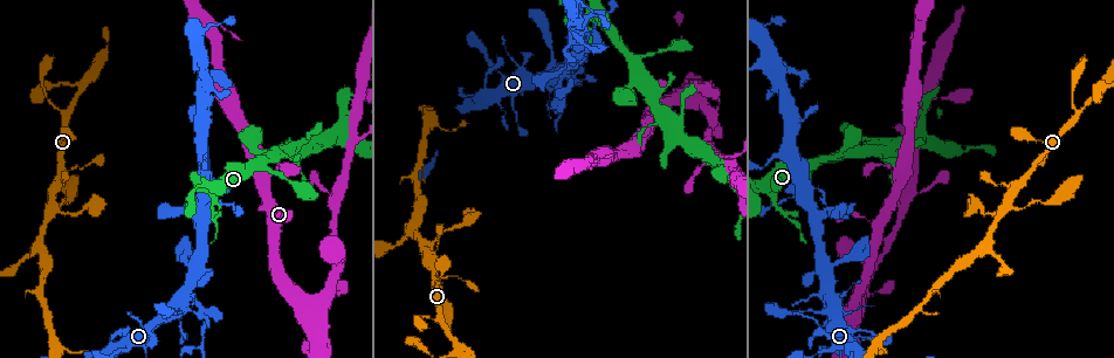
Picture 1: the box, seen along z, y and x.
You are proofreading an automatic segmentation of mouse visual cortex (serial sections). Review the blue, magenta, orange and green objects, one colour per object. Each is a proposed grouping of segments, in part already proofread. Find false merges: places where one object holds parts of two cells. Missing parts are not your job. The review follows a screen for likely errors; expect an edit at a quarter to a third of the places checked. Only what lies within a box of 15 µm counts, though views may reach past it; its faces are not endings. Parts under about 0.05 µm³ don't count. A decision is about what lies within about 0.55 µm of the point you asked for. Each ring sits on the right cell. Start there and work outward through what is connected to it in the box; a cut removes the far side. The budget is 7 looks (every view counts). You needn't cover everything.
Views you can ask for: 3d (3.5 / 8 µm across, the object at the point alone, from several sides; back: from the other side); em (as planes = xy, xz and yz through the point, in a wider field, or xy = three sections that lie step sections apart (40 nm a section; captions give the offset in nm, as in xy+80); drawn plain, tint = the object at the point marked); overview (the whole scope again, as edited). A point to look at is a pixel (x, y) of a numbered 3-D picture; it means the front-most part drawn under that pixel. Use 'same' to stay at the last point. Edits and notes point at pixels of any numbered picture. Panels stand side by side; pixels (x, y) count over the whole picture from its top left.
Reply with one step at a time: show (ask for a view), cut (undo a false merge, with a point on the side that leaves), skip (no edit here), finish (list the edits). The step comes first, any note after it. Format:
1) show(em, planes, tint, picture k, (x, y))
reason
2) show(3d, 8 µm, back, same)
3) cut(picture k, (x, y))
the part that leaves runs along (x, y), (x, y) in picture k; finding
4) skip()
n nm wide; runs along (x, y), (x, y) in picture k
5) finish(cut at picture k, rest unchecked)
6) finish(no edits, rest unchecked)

show(3d, 3.5 µm, picture 1, (579, 80))
abrupt turn

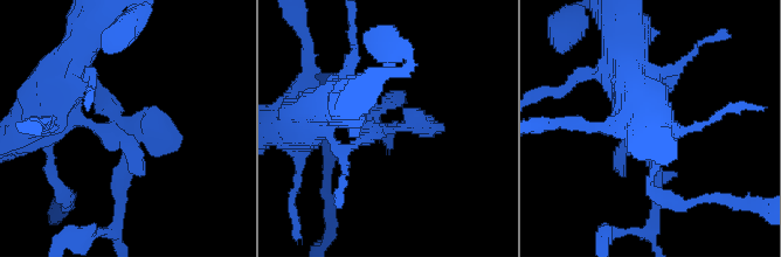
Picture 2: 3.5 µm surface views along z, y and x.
show(em, xy, step 1, plain, picture 2, (131, 124))
now the EM

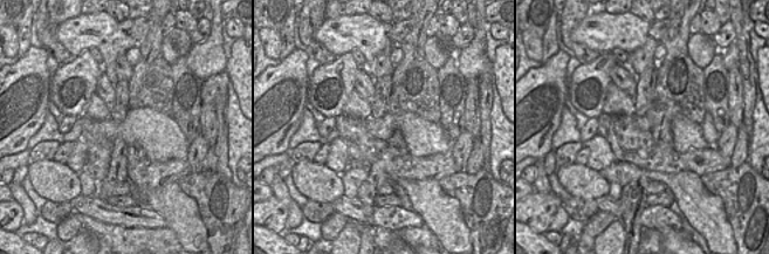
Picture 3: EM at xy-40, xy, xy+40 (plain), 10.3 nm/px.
show(em, xy, step 1, tint, same)
where the object lies

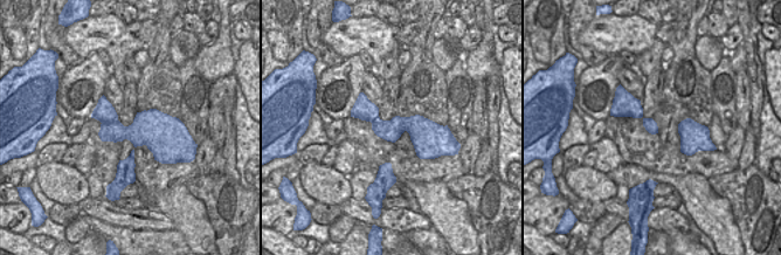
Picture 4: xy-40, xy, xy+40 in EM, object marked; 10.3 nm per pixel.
cut(picture 2, (667, 174))
two cells meet here

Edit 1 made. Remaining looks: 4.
show(overview)
see it whole again

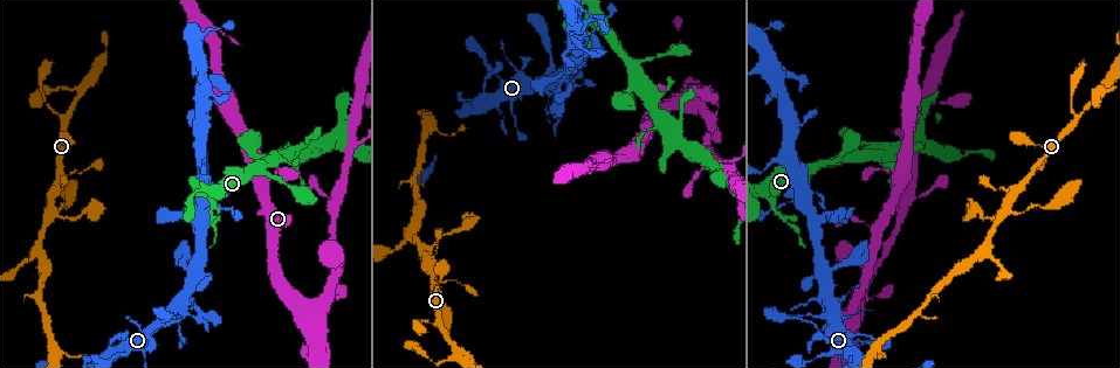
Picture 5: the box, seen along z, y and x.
show(3d, 3.5 µm, picture 5, (571, 48))
side arm on a straight run

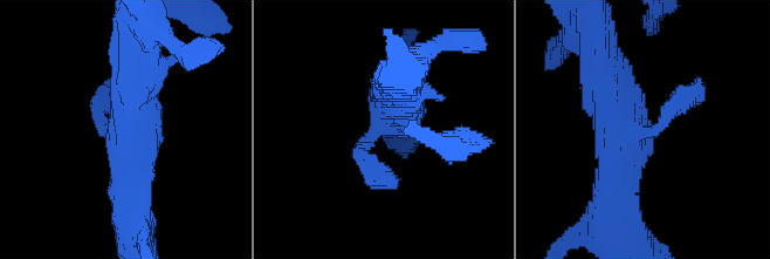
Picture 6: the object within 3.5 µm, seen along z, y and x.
show(em, xy, step 1, tint, picture 6, (383, 124))

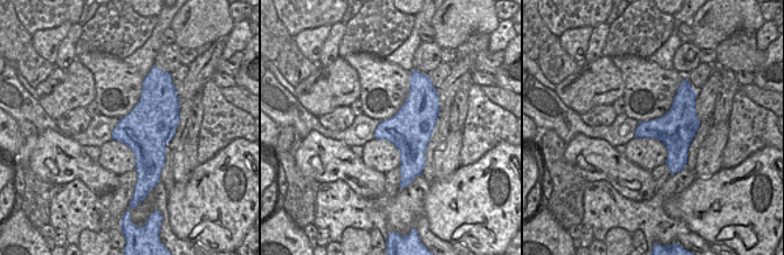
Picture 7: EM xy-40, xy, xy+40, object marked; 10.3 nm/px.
skip()
runs along (132, 213), (132, 130), (143, 59) in picture 6; one cell here

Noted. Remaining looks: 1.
finish(cut at picture 2, rest unchecked)

